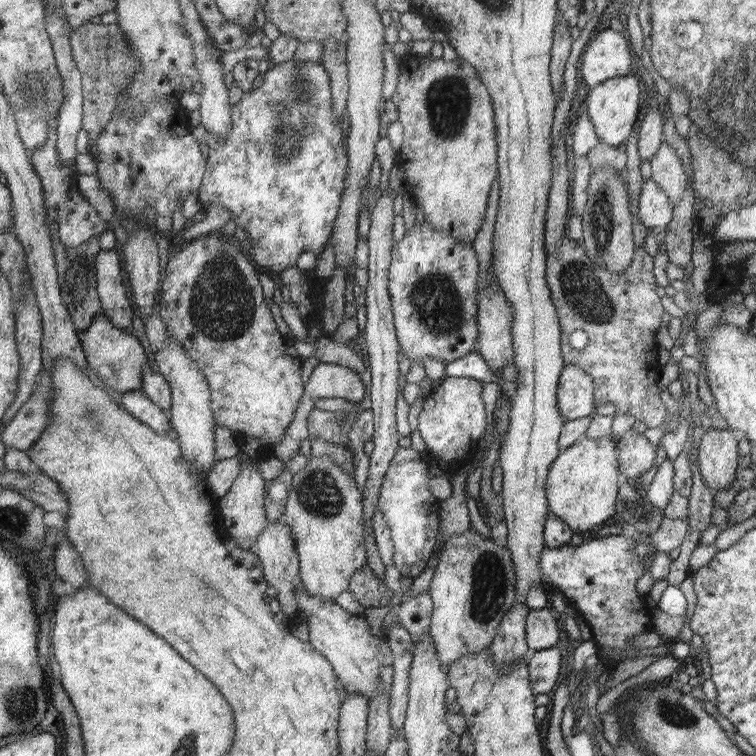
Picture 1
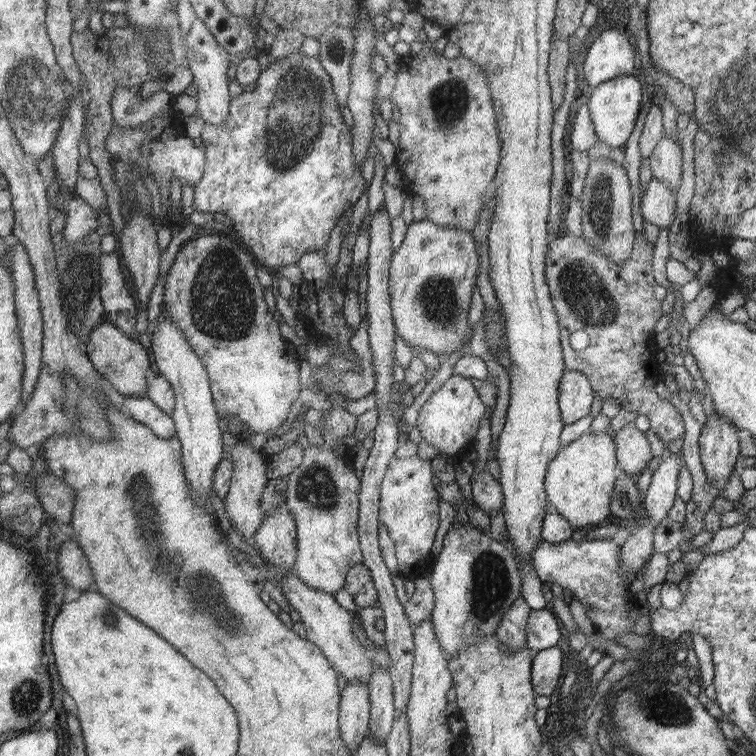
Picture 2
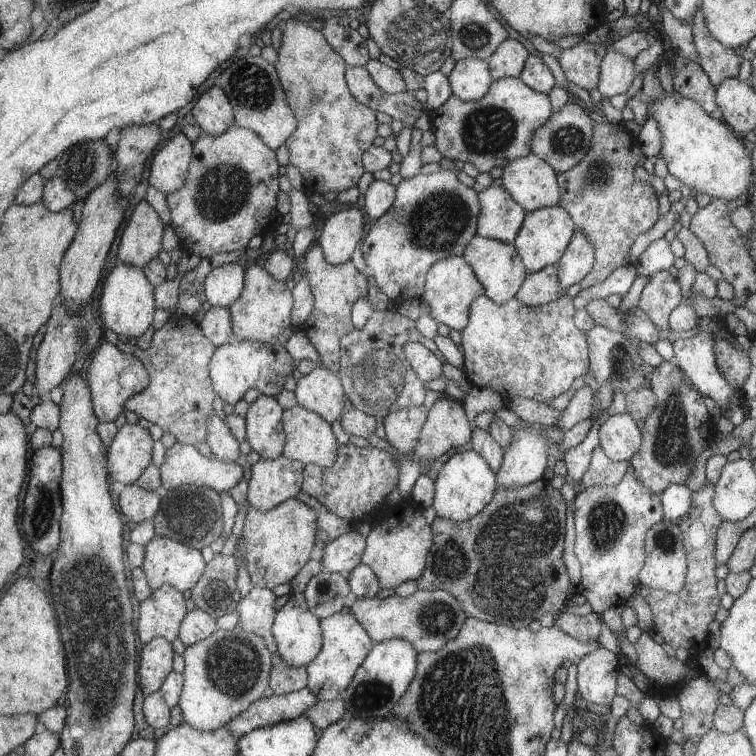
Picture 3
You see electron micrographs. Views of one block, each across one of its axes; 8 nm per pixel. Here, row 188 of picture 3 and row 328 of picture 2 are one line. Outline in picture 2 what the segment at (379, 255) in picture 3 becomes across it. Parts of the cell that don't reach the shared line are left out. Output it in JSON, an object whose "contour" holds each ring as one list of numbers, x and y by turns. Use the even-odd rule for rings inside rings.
{"contour":[[429,220,412,222,412,224,407,226,407,231,401,246,394,250,391,256,391,267,389,268,389,293,397,334,402,340,408,342,408,346,410,346,414,356,416,356,416,350,425,348,438,356,444,355,450,357,453,352,460,350,462,346,464,346,465,338,472,338,473,326,468,322,468,310,470,310,470,302,472,302,472,286,474,286,474,280,476,280,476,272,478,272,478,254,476,254,476,247,477,243,474,242,473,233,467,230,440,227]]}

